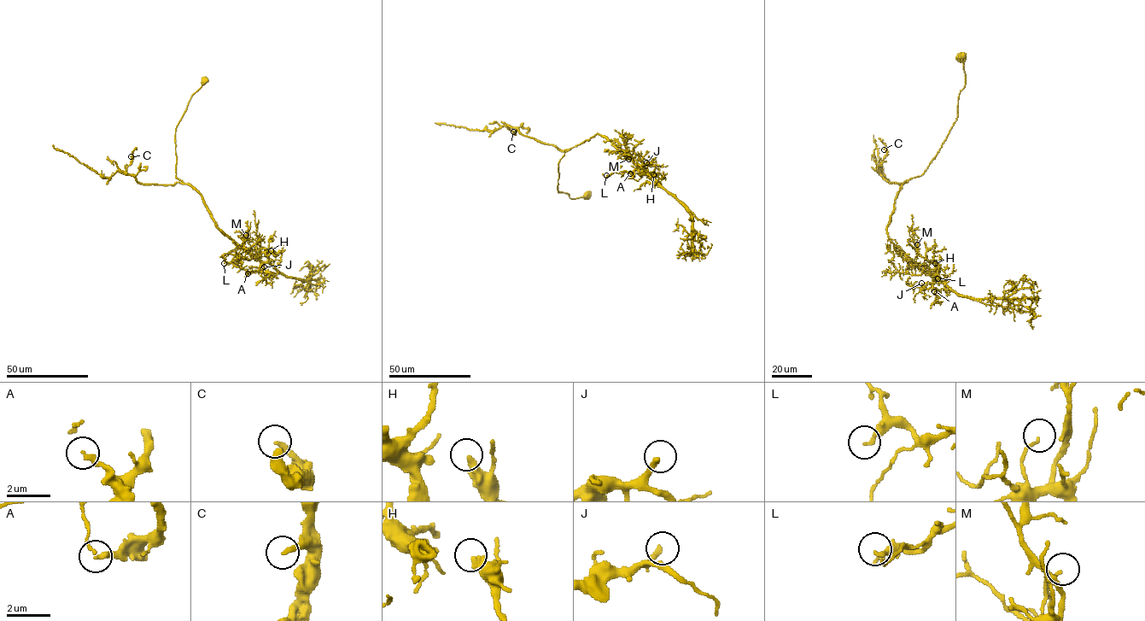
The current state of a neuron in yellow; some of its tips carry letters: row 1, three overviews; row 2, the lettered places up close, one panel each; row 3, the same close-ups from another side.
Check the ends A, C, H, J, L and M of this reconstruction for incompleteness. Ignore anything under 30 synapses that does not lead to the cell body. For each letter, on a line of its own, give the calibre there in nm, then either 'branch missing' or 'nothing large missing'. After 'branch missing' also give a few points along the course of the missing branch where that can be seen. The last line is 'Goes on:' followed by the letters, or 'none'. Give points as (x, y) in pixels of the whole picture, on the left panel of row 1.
A: 160 nm | nothing large missing
C: 240 nm | nothing large missing
H: 200 nm | nothing large missing
J: 240 nm | branch missing | (264, 266), (276, 263), (278, 255)
L: 200 nm | nothing large missing
M: 90 nm | nothing large missing
Goes on: J

